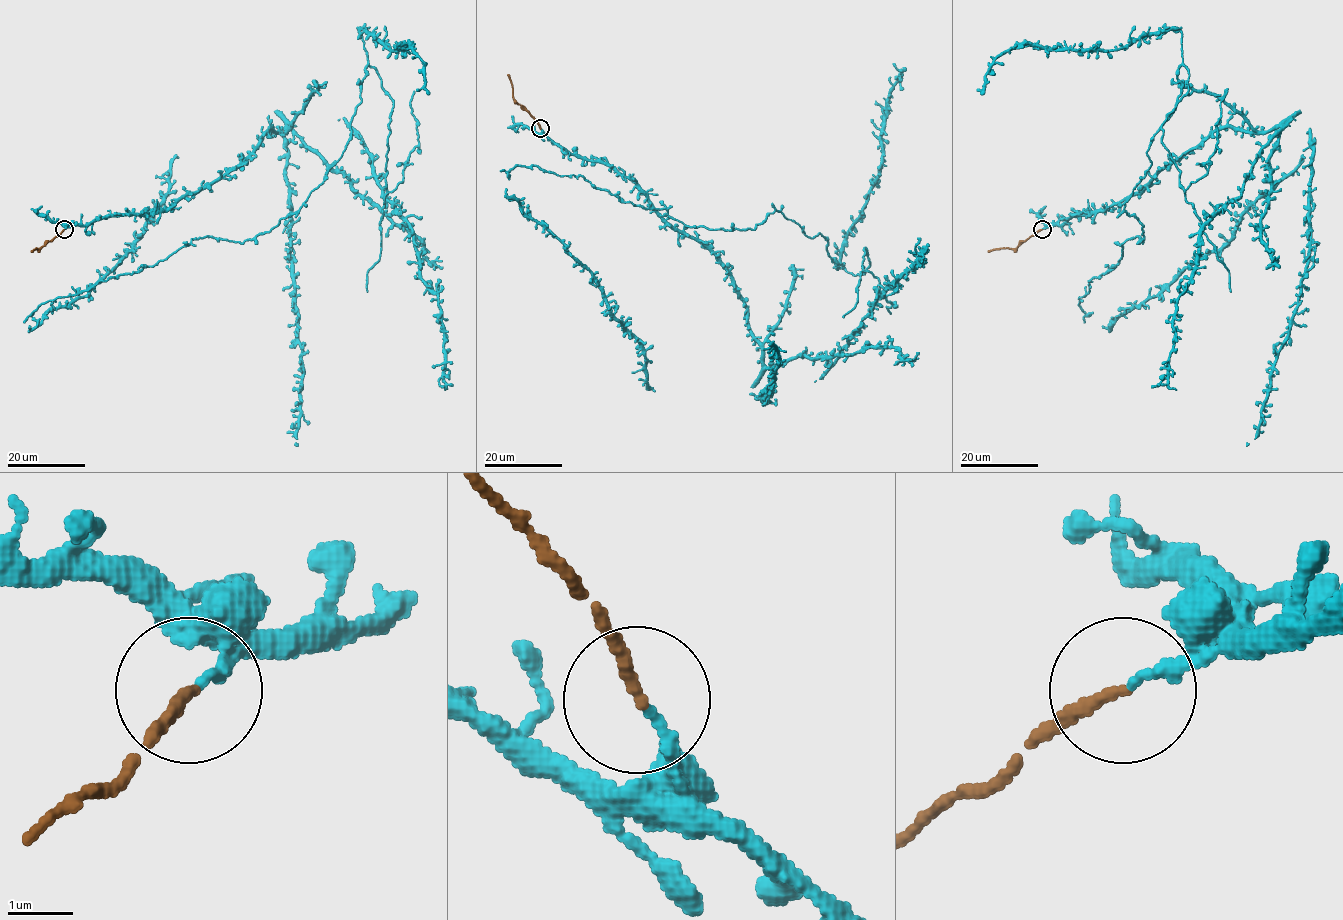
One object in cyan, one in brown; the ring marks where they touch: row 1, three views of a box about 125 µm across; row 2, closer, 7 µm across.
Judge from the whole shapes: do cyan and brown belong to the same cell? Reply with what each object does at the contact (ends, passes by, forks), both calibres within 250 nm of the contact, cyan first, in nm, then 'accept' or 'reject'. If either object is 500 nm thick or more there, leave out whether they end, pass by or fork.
cyan ends | brown ends | 160/180 nm | reject

